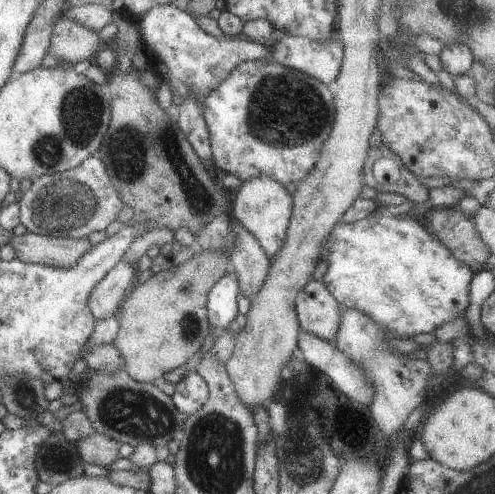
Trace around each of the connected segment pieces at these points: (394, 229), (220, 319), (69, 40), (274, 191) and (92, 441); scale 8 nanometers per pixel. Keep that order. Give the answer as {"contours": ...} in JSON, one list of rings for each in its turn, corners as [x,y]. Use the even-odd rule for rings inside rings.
{"contours":[[[[370,214],[362,220],[343,224],[337,222],[325,248],[328,250],[328,270],[322,278],[327,291],[340,306],[368,315],[392,337],[410,339],[422,333],[432,333],[443,324],[464,315],[470,304],[470,283],[475,275],[469,266],[454,255],[426,230],[421,218],[404,214]]],[[[232,271],[226,273],[207,294],[207,317],[210,326],[226,329],[238,316],[239,284]]],[[[62,16],[54,23],[48,53],[74,66],[77,62],[94,57],[102,47],[99,32]]],[[[258,175],[242,181],[236,191],[236,196],[230,200],[232,220],[242,225],[256,237],[270,260],[273,259],[284,242],[286,229],[292,214],[293,196],[288,193],[286,186],[268,175]]],[[[96,431],[73,443],[84,462],[106,466],[106,468],[111,462],[118,459],[118,448],[121,446],[117,440]]]]}

